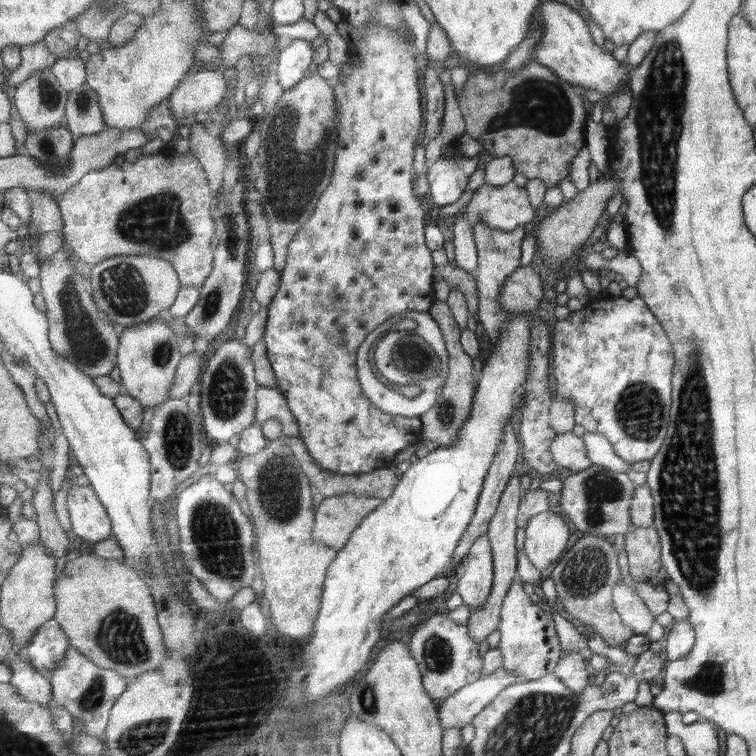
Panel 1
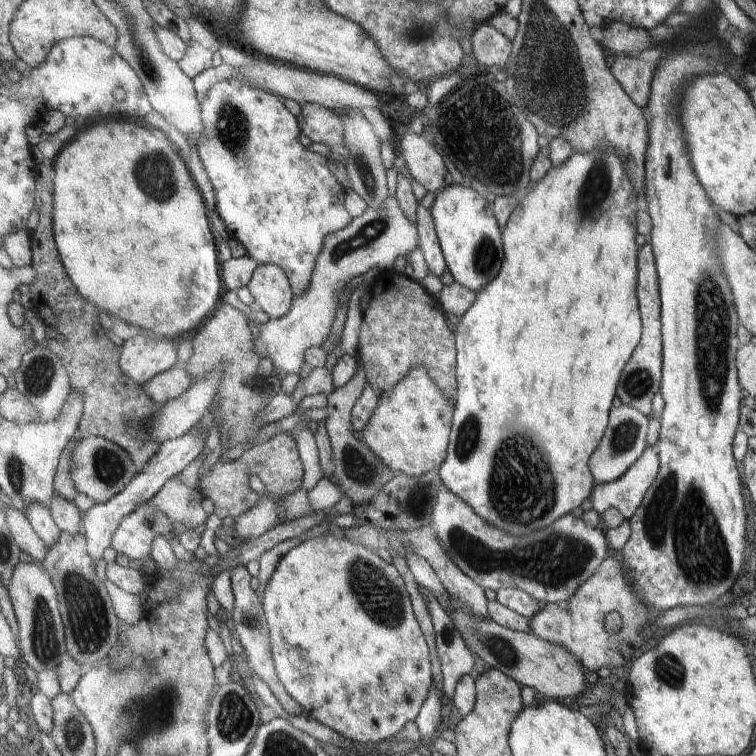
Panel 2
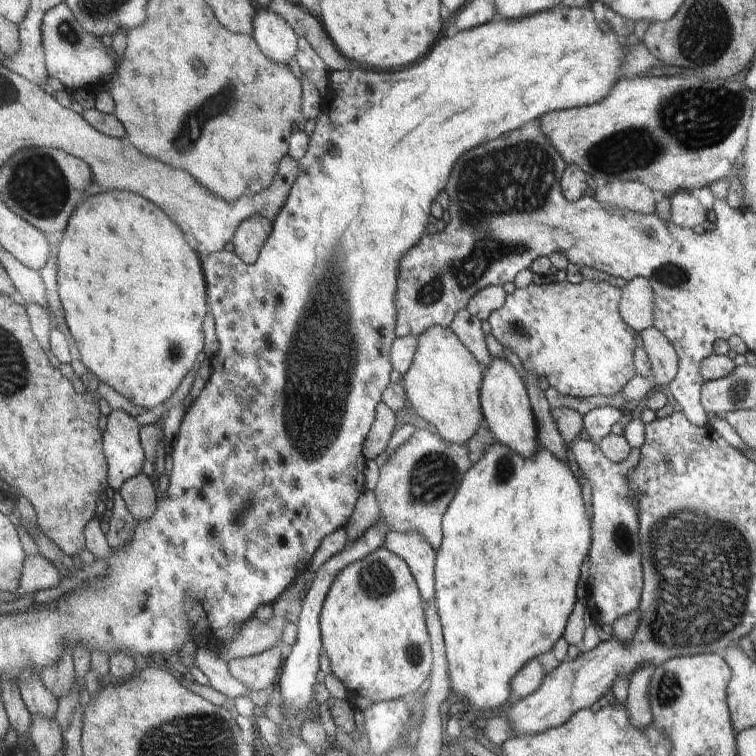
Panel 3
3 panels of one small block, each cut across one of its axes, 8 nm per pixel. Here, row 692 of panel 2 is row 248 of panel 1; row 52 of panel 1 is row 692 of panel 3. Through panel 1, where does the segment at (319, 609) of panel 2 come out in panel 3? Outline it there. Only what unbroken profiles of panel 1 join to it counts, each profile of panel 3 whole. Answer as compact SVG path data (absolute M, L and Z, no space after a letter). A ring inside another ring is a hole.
M385 546L344 568L328 592L320 620L332 672L348 689L368 696L375 703L417 698L417 690L434 670L434 649L424 604L410 565Z

